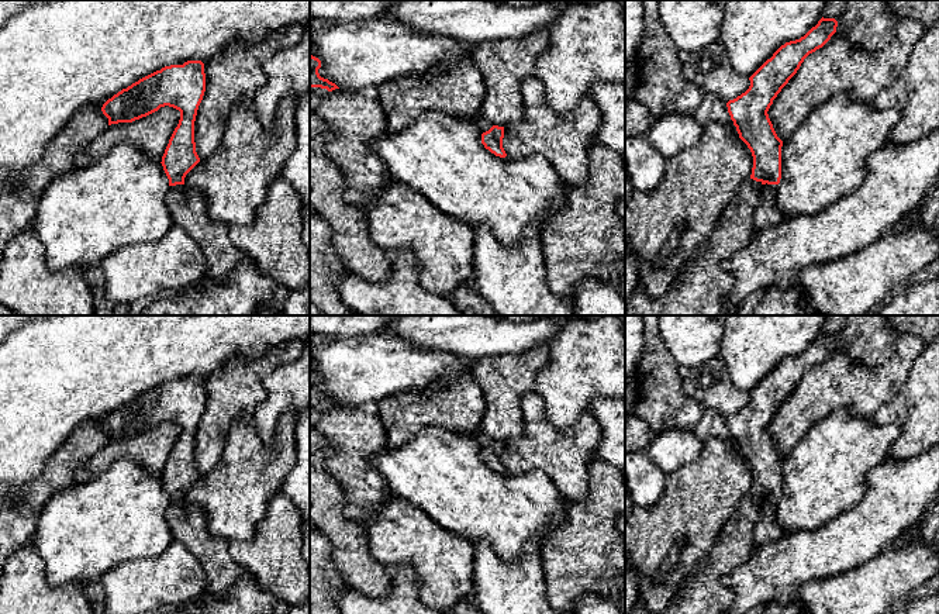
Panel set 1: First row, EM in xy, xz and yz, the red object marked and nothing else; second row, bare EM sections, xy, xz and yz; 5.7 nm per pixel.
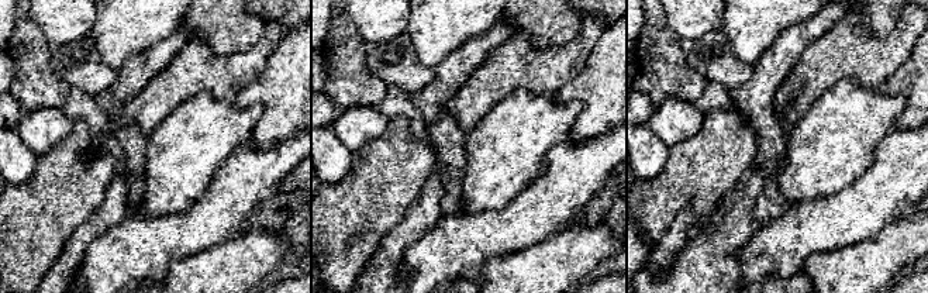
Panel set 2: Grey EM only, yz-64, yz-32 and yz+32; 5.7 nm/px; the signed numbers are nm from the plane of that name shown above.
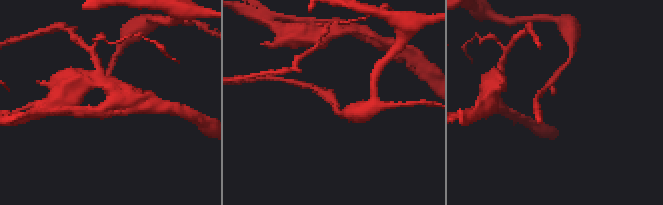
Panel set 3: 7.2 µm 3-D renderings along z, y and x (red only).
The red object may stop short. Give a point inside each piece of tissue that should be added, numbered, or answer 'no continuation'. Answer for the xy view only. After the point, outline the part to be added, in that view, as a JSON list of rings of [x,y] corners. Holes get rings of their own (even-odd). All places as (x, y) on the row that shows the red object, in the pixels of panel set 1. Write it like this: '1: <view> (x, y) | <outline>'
1: xy (187, 209) | [[[186,184],[169,186],[166,206],[175,225],[184,228],[198,244],[206,258],[206,279],[225,280],[244,258],[228,238],[228,227],[213,221],[203,196]]]

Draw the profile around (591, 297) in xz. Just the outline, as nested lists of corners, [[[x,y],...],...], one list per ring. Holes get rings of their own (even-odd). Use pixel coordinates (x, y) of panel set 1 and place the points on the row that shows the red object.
[[[584,279],[576,287],[572,315],[625,315],[625,299],[615,284]]]

